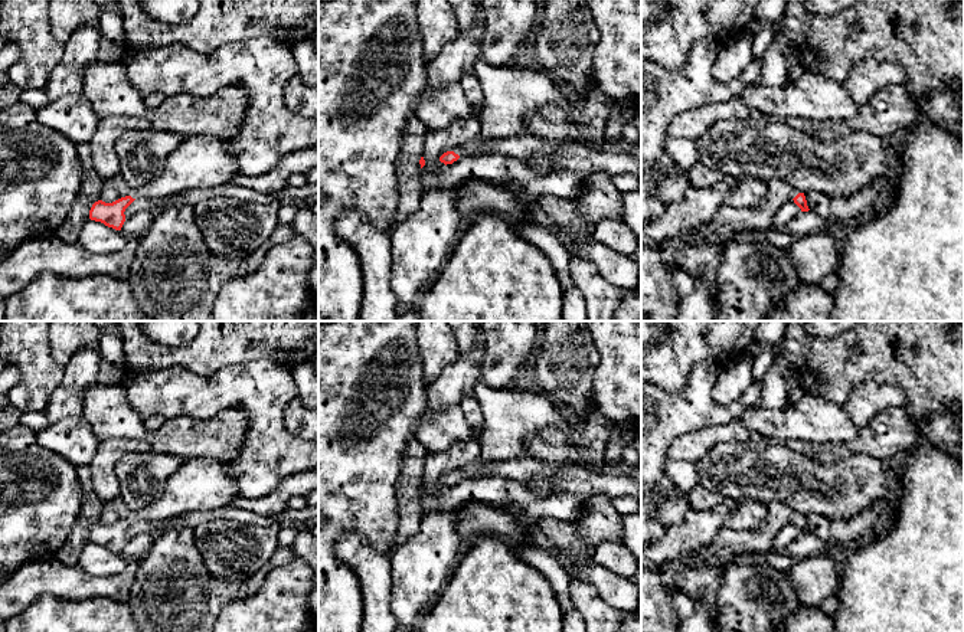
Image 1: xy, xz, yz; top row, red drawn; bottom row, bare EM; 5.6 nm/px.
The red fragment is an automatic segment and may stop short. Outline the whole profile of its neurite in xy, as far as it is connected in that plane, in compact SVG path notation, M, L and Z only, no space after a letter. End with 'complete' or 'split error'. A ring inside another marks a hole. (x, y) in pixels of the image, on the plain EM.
M209 456L186 458L164 488L163 495L148 507L112 525L98 523L89 533L89 541L121 553L125 531L141 520L164 521L187 513L206 511L229 505L239 497L236 482L226 474L225 462Z | split error

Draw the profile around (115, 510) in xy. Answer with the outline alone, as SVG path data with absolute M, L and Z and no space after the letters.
M121 497L111 501L102 502L101 523L105 525L112 525L121 520L128 518L131 511L125 505Z

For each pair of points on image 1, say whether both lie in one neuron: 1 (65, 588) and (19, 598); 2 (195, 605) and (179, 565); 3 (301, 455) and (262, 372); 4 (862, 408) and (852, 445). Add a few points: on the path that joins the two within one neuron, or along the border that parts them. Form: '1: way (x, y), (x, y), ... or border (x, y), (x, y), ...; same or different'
1: way (54, 586), (30, 586); same
2: way (185, 595), (179, 589), (179, 575); same
3: way (280, 435), (265, 421), (262, 393); same
4: border (888, 408), (881, 411), (859, 431); different

